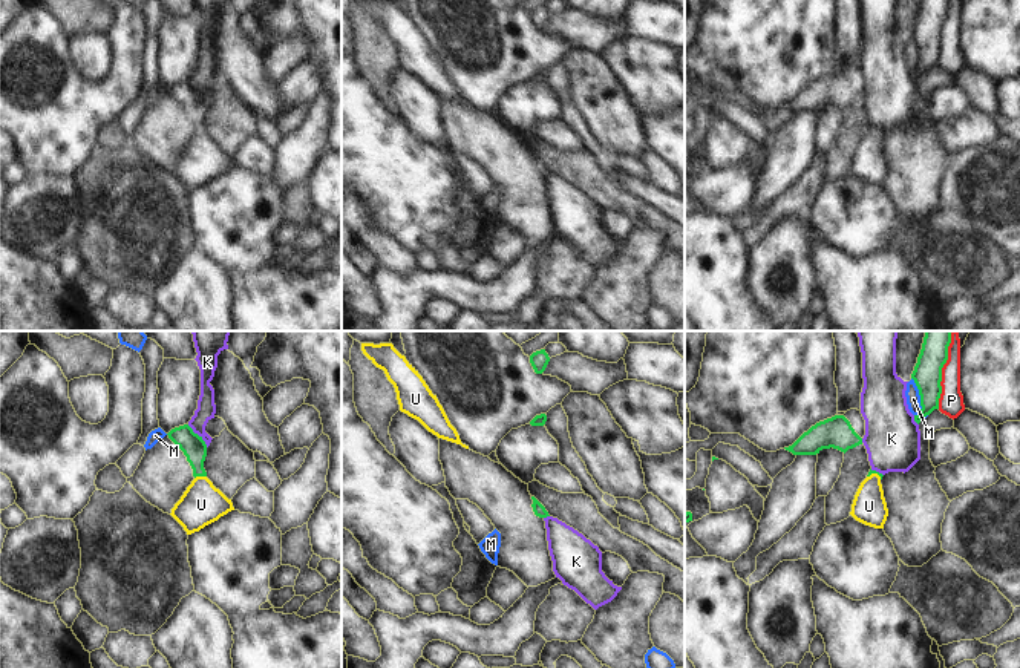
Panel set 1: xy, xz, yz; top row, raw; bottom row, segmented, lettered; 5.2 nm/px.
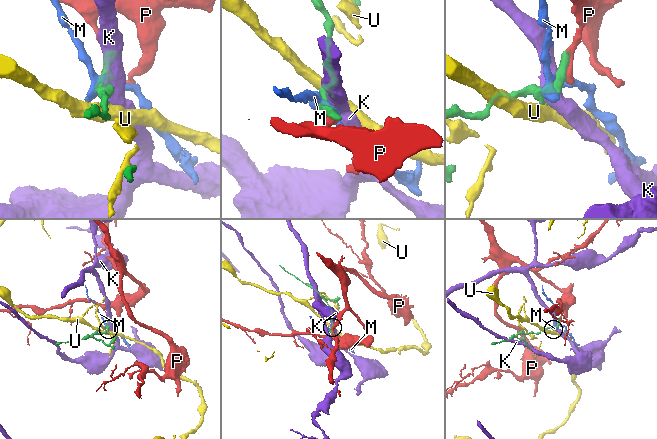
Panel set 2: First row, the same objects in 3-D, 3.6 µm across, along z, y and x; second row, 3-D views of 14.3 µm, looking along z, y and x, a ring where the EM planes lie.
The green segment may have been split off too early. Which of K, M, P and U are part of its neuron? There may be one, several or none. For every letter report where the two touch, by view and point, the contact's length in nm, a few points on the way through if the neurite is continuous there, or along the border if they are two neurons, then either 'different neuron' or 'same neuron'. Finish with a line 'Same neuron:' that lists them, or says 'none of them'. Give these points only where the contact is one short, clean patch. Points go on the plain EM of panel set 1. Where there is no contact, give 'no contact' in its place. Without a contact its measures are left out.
K: contact xy (198, 92); length 160 nm; border xy (187, 81), (207, 103); different neuron
M: contact yz (921, 54); length 200 nm; different neuron
P: contact yz (941, 32); length 360 nm; different neuron
U: contact xy (199, 132); length 70 nm; border xy (205, 132), (195, 135); different neuron
Same neuron: none of them

